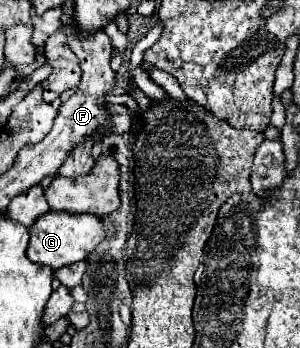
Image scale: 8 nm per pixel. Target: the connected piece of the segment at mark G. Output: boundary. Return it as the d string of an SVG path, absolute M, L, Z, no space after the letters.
M48 211L30 227L30 245L26 251L26 257L32 263L42 263L52 269L60 269L64 265L78 263L96 249L96 245L104 239L104 227L100 225L100 219L92 213L84 215L70 215L60 211Z

